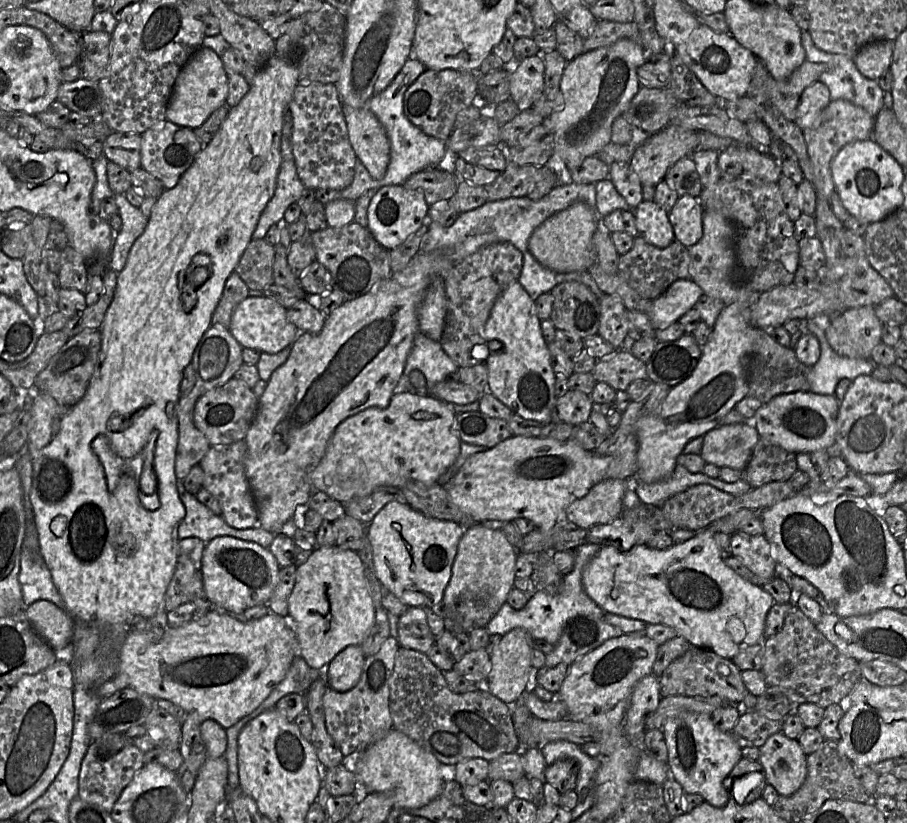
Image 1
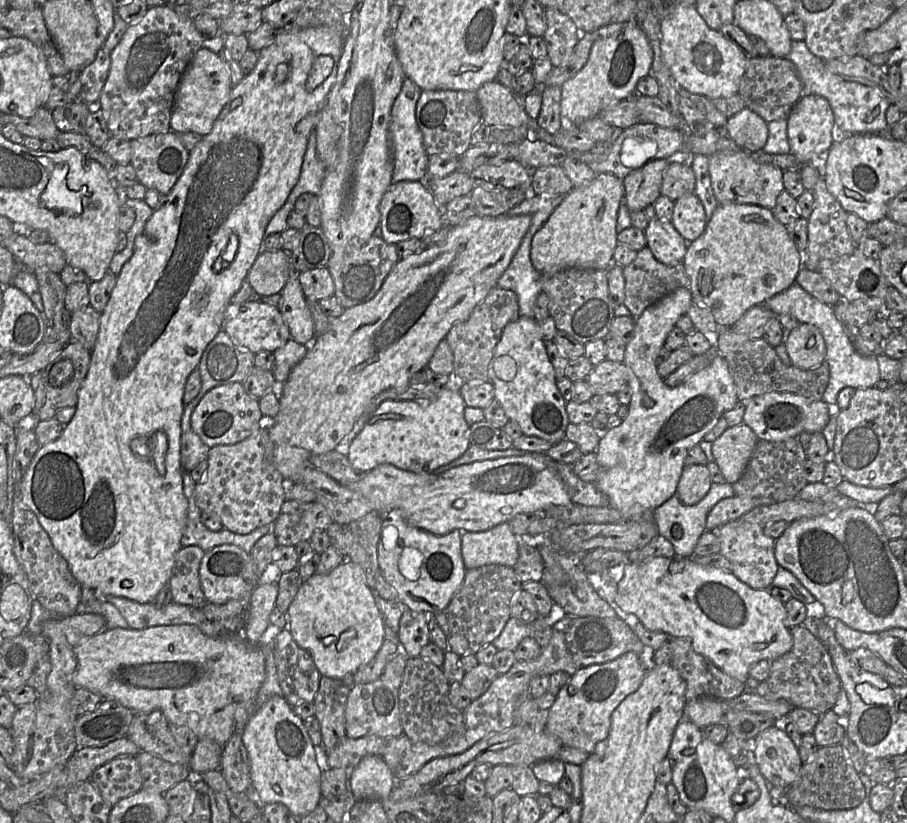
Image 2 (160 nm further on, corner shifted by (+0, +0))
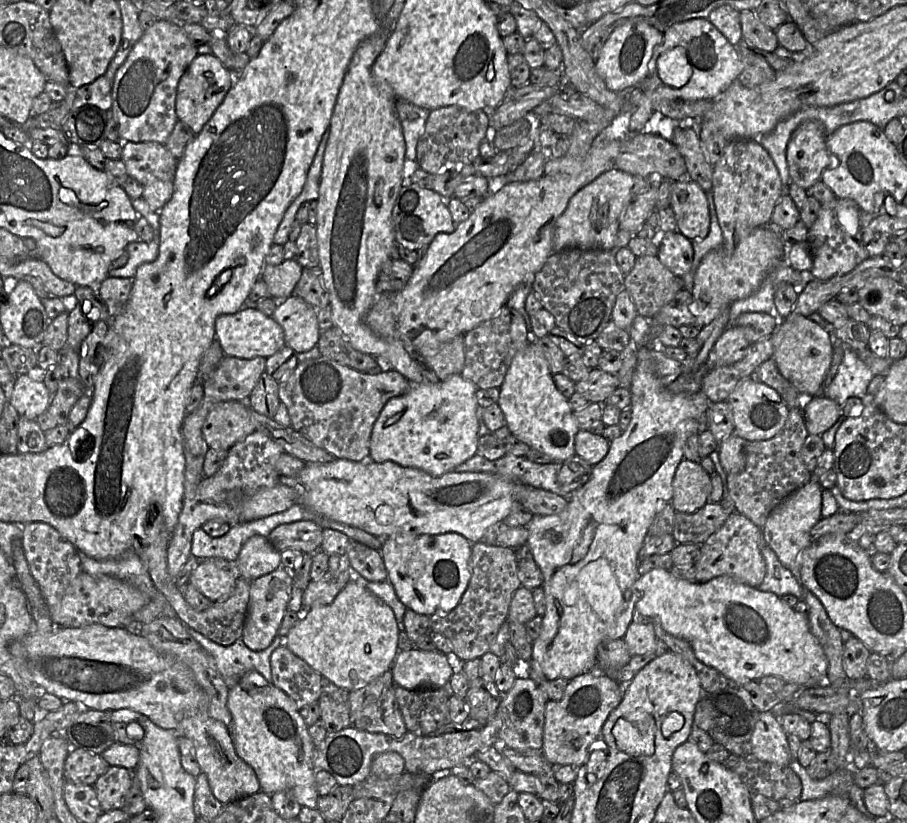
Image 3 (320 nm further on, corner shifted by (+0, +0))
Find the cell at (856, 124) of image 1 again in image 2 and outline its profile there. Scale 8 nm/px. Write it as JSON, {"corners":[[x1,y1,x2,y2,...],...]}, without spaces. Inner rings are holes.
{"corners":[[819,177,815,187,810,191,814,199,814,209,808,219,808,242,805,251,800,252,800,269,814,271,823,260,849,257,856,245,847,227,848,213,828,191,824,177]]}

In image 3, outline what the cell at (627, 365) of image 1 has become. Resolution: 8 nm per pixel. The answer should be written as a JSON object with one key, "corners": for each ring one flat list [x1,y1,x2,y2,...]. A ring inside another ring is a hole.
{"corners":[[592,368,586,379,575,383,575,391,589,402,604,404,609,395,619,386,616,375]]}

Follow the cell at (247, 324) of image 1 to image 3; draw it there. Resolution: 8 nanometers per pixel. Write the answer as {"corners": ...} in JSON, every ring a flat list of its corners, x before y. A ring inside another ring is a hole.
{"corners":[[257,308,240,309,233,314,222,314,215,323,216,339,219,341,225,355,252,359,268,358,286,346,283,328,272,316,267,316]]}

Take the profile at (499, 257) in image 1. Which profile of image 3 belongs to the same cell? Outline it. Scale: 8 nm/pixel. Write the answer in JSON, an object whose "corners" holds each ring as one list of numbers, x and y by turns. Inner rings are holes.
{"corners":[[505,304,494,317,464,335,465,363,462,377,473,382,477,388,500,388,513,357,530,341,523,316]]}

